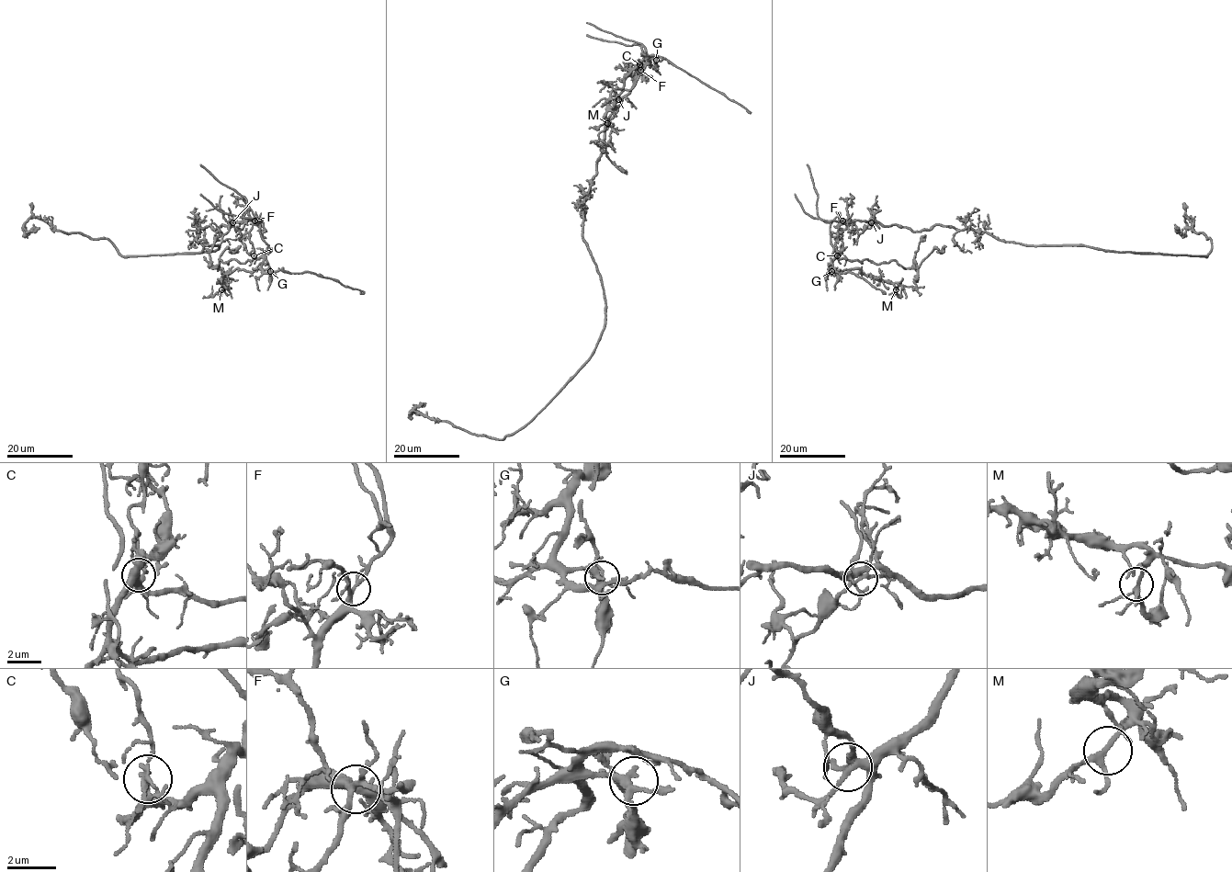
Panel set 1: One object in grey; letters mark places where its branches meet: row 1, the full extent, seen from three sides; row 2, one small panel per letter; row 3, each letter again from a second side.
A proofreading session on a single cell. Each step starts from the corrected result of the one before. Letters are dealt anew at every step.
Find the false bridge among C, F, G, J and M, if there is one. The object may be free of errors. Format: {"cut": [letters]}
{"cut": ["C"]}

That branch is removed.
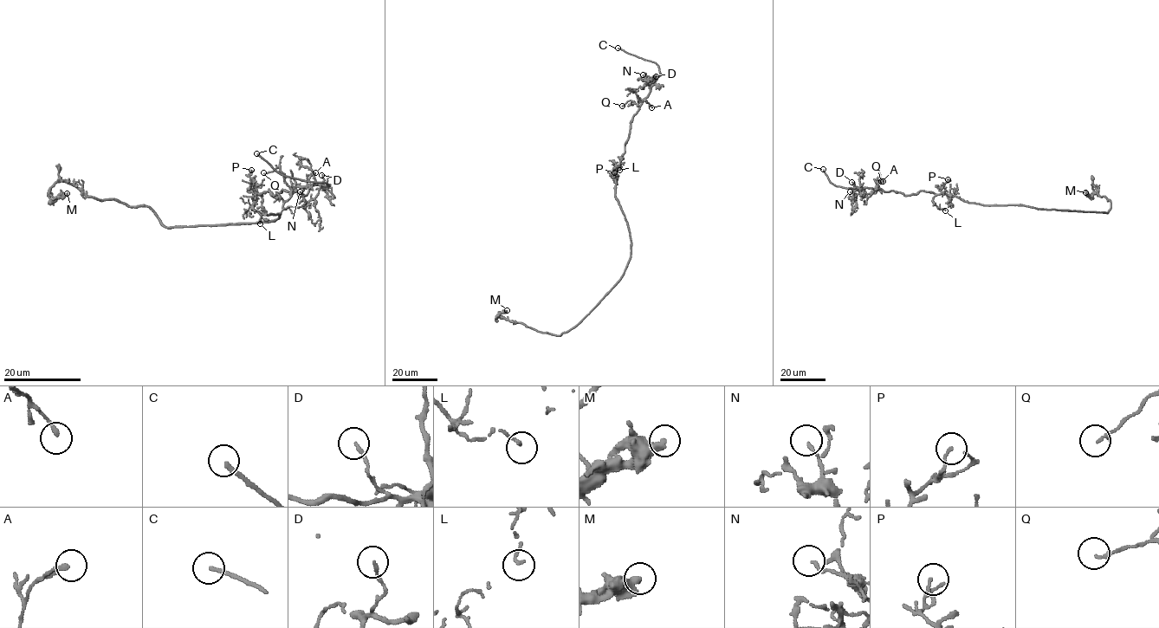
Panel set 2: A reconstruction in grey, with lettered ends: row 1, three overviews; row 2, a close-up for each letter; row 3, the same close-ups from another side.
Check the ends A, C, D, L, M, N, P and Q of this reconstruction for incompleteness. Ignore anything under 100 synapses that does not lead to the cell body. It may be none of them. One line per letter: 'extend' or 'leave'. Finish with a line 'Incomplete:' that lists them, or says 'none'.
A: leave
C: extend
D: leave
L: leave
M: leave
N: leave
P: leave
Q: leave
Incomplete: C

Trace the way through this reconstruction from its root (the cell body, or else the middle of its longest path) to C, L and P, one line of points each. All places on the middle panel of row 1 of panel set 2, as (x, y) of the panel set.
C: (628, 225), (615, 197), (615, 174), (624, 152), (630, 120), (660, 73), (655, 62), (618, 48)
L: (628, 225), (615, 197), (615, 174), (620, 158), (619, 170)
P: (628, 225), (615, 197), (617, 165), (614, 172)

